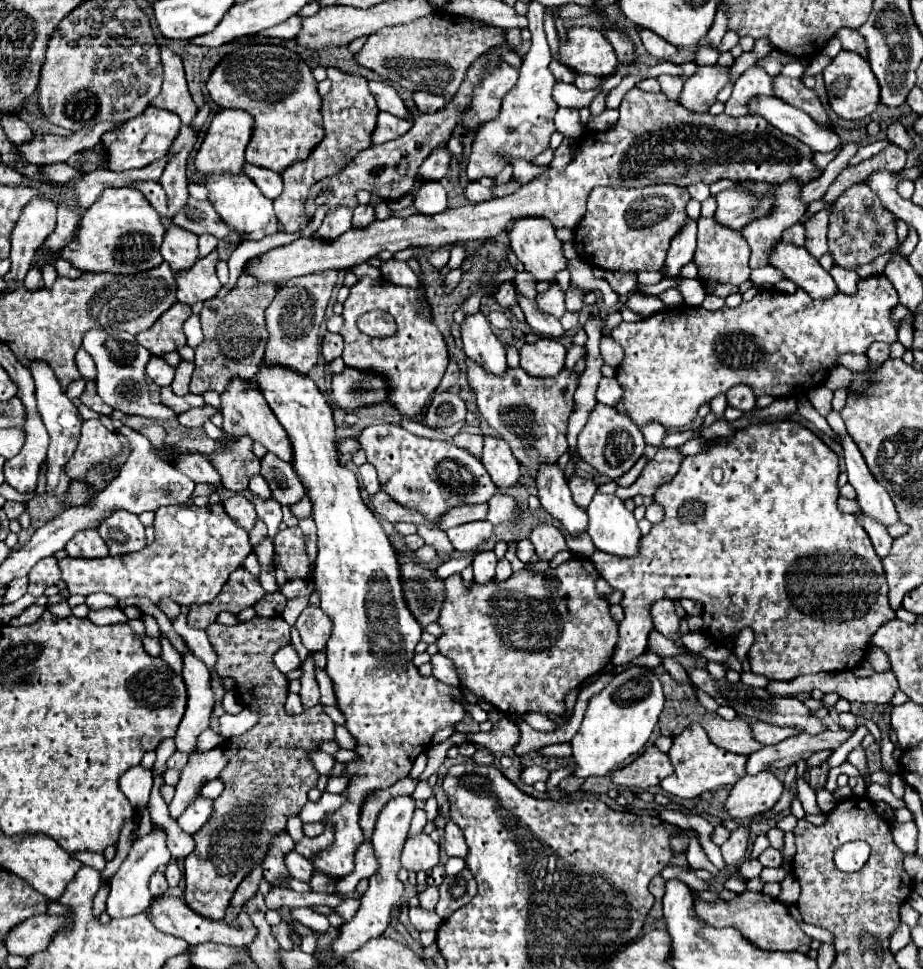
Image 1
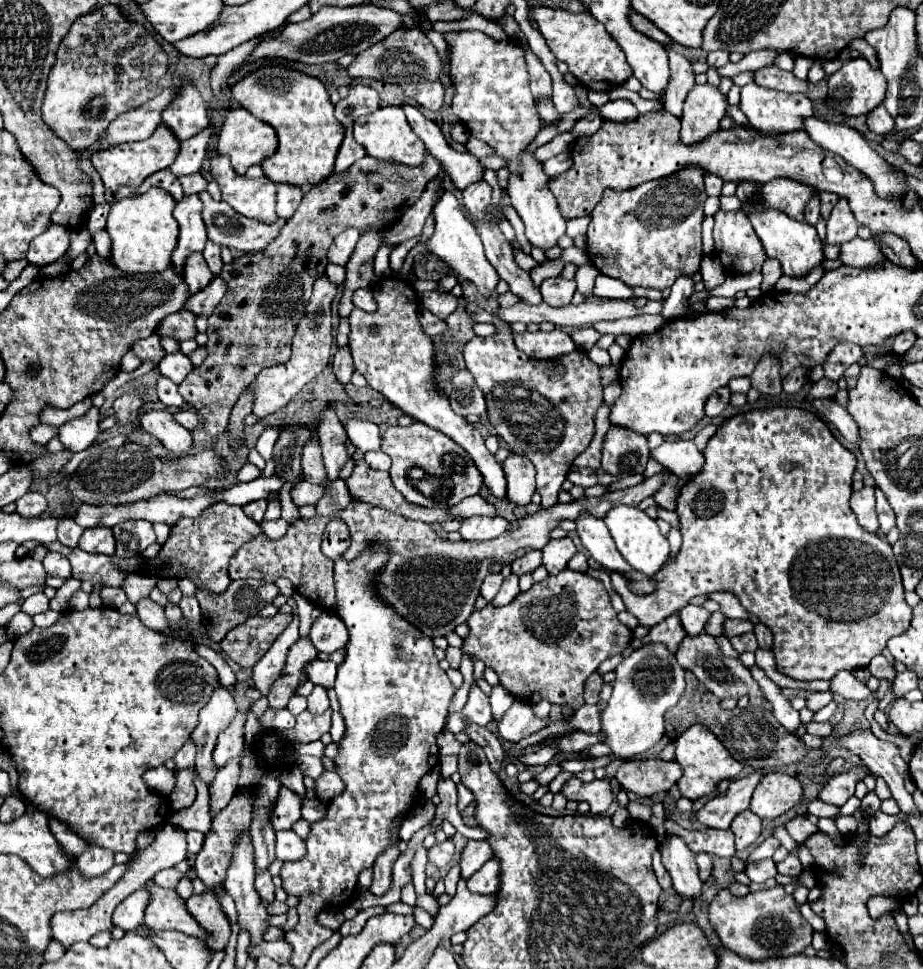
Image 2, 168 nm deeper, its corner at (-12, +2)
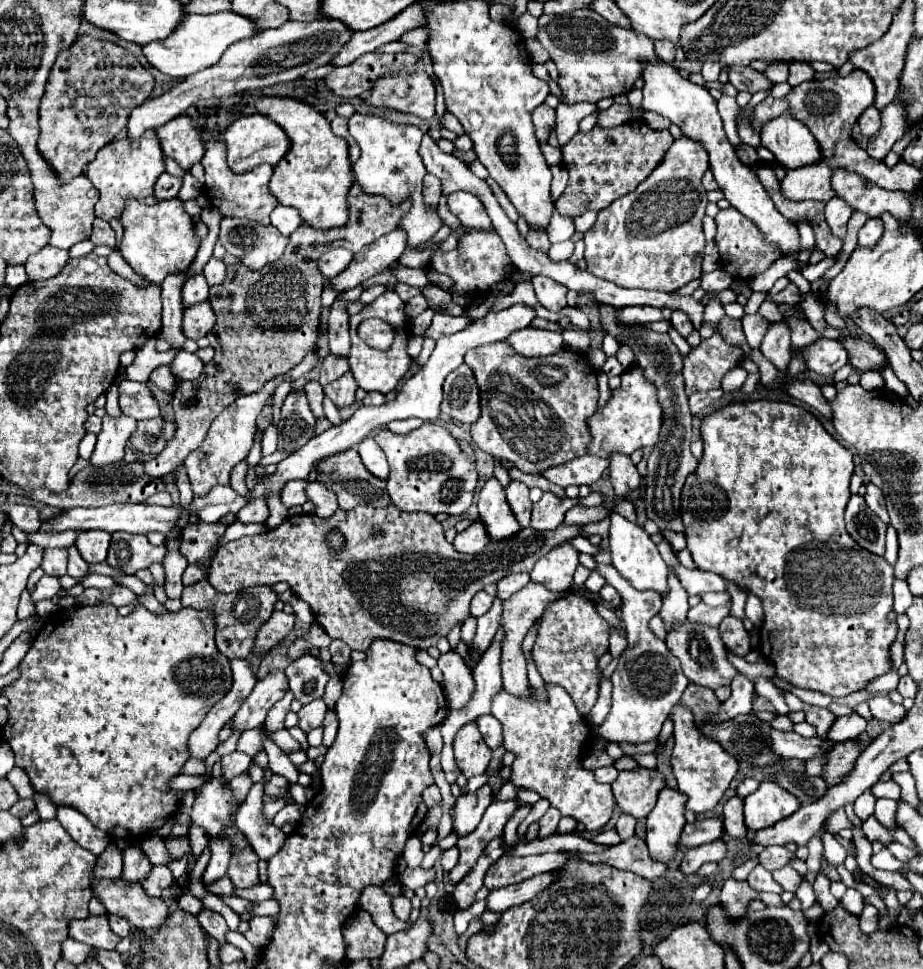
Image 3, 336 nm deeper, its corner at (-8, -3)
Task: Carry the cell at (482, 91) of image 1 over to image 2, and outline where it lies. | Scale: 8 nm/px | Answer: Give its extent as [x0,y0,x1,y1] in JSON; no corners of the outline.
[443,30,565,250]

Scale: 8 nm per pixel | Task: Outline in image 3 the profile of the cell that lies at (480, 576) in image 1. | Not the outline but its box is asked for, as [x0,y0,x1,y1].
[471,591,493,617]

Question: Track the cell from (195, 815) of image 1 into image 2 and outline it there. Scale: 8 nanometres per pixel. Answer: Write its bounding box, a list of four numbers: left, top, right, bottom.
[209,760,241,816]

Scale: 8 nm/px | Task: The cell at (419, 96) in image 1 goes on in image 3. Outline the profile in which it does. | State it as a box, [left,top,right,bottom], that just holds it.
[365,71,435,119]

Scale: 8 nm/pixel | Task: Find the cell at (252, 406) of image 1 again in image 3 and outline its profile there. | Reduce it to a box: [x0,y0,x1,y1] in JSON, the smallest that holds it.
[305,481,337,517]

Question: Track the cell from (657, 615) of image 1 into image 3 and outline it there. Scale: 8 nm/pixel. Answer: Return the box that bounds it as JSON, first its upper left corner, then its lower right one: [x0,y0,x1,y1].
[687,603,731,627]

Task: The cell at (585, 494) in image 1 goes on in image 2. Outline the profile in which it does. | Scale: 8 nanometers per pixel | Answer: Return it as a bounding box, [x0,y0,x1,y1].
[567,468,597,488]

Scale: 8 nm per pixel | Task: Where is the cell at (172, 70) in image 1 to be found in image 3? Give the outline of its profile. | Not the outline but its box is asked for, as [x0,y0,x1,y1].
[157,113,205,169]

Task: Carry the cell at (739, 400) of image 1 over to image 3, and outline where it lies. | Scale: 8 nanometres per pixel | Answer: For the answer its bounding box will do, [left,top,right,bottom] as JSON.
[761,321,791,375]

